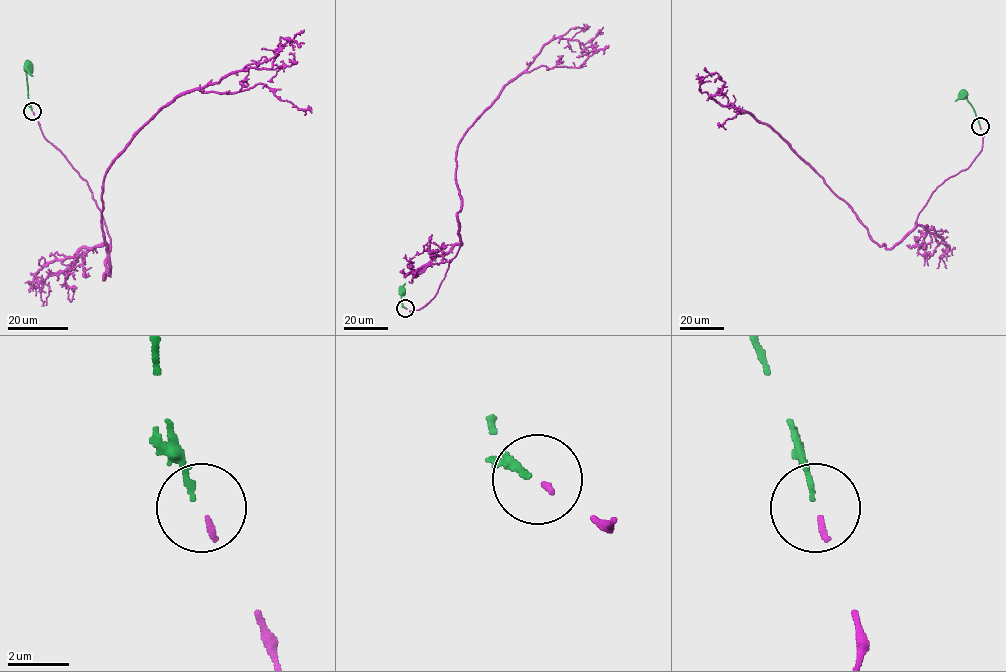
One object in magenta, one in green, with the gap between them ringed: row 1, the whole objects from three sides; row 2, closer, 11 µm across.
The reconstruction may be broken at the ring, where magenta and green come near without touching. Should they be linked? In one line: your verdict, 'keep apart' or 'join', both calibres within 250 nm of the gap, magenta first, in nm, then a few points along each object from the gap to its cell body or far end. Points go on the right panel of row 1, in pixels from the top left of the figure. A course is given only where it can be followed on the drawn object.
join | 180/150 nm | magenta via (980, 127), (980, 153), (886, 248), (776, 132), (710, 97), (725, 82), (718, 75), (699, 77) | green via (979, 126), (974, 110), (963, 94)

